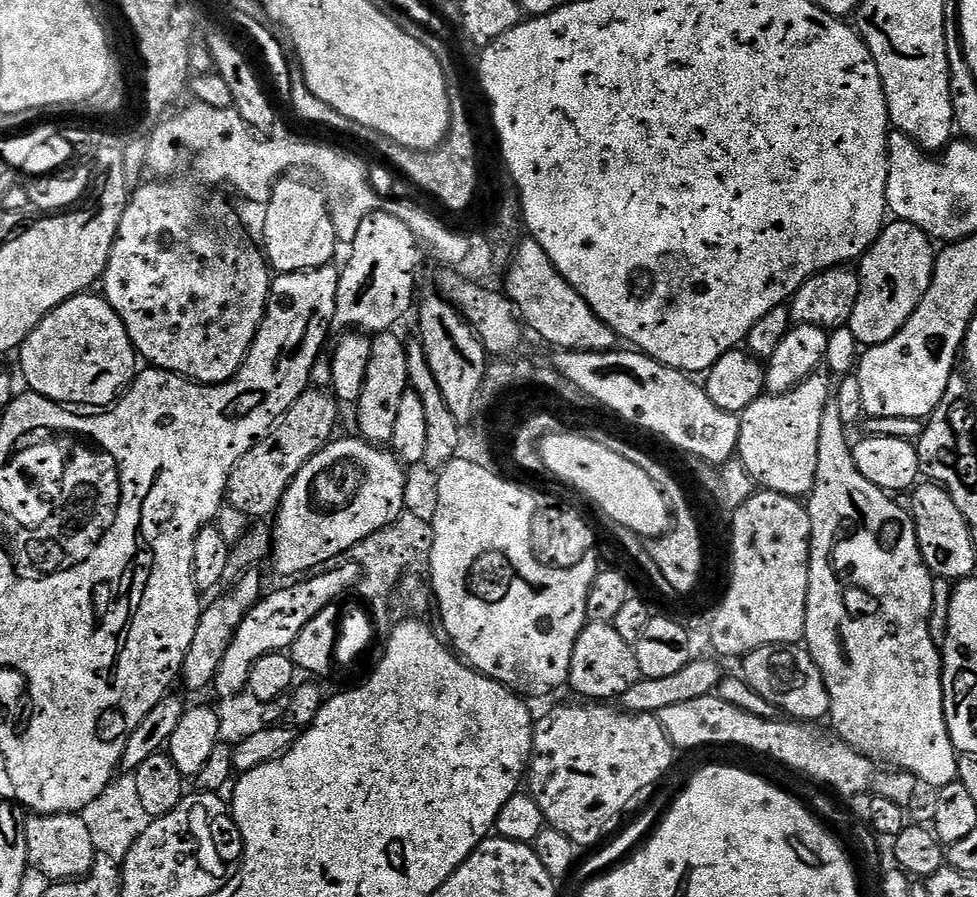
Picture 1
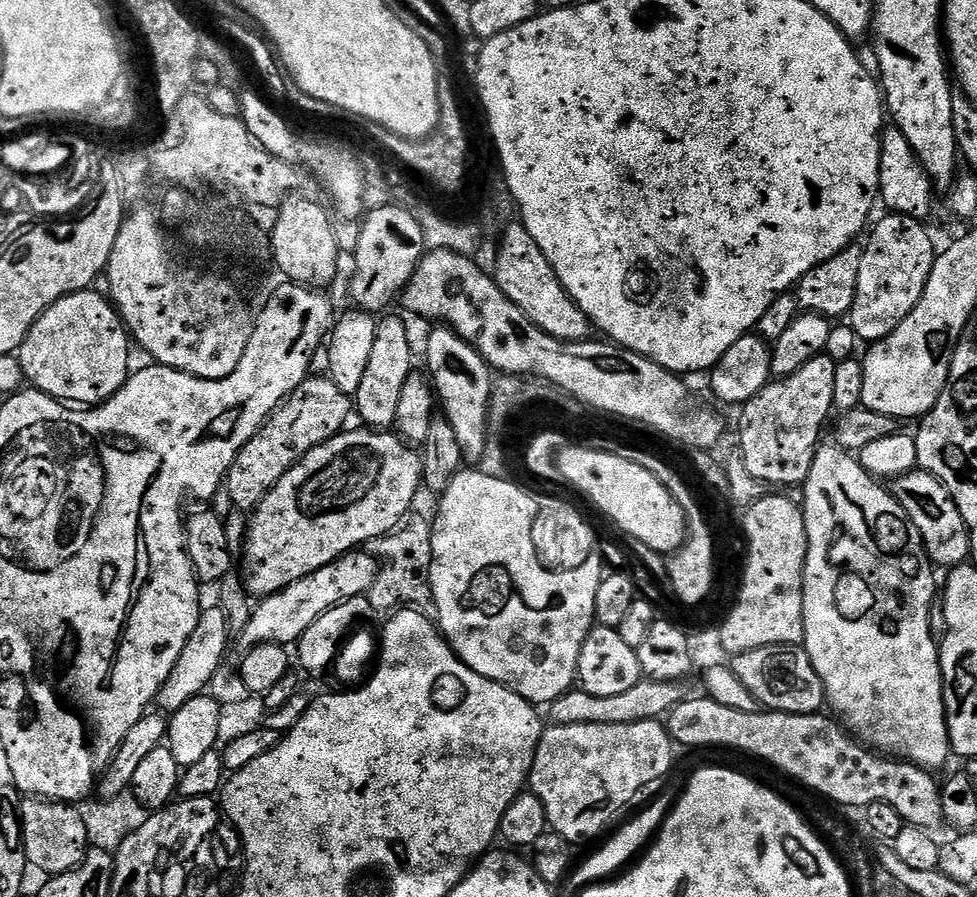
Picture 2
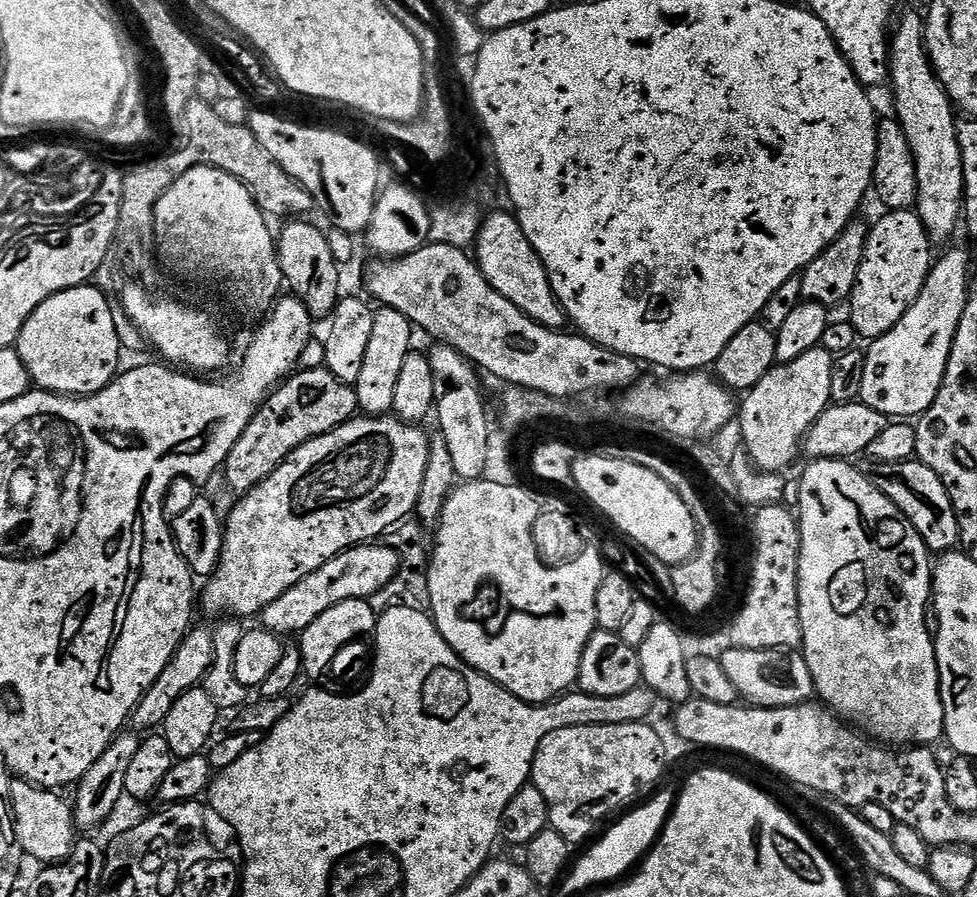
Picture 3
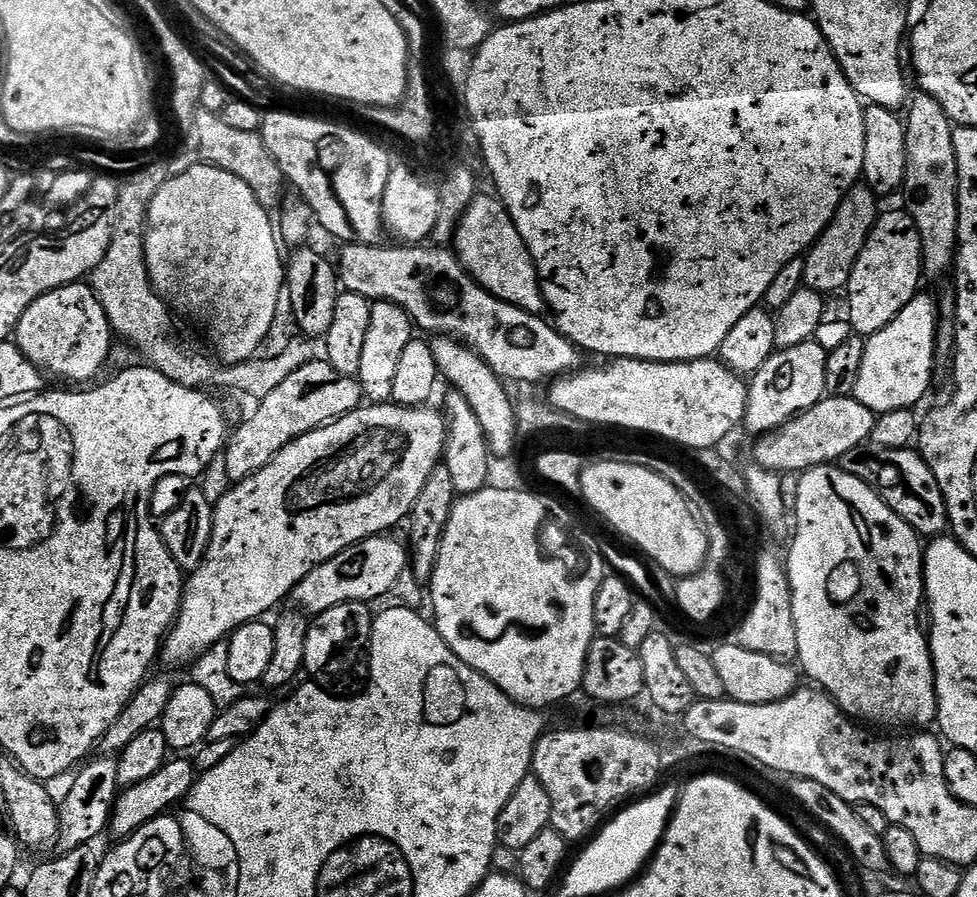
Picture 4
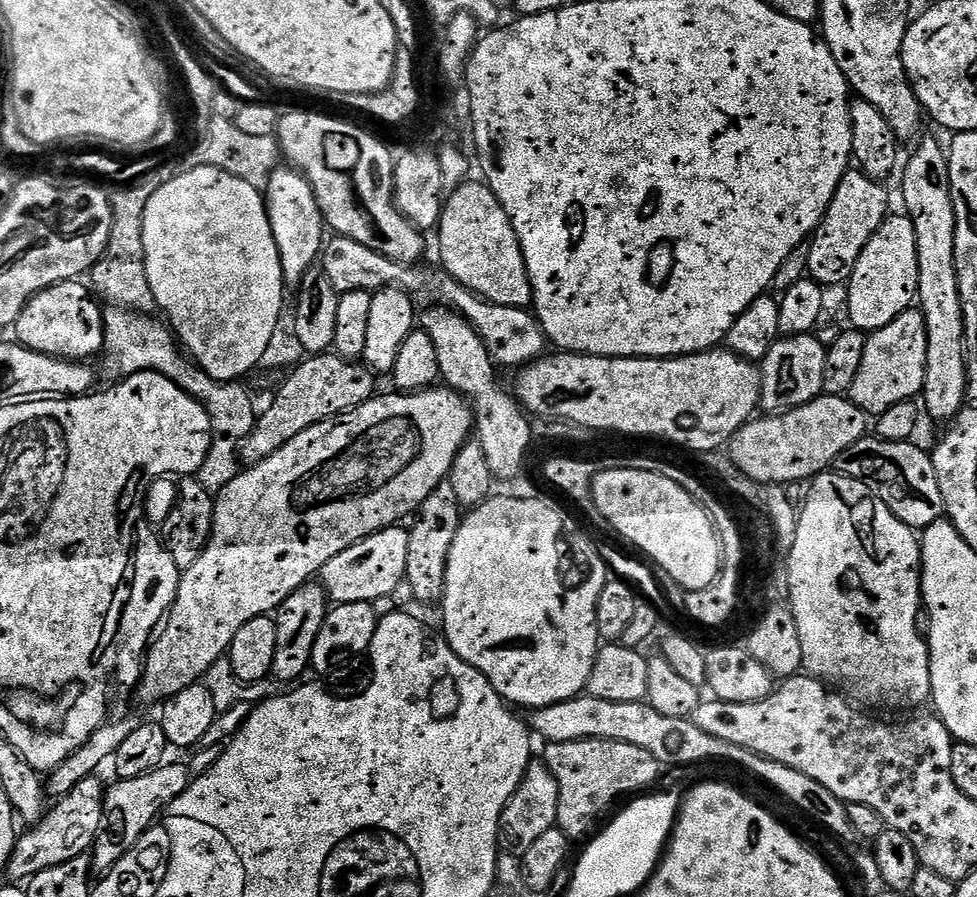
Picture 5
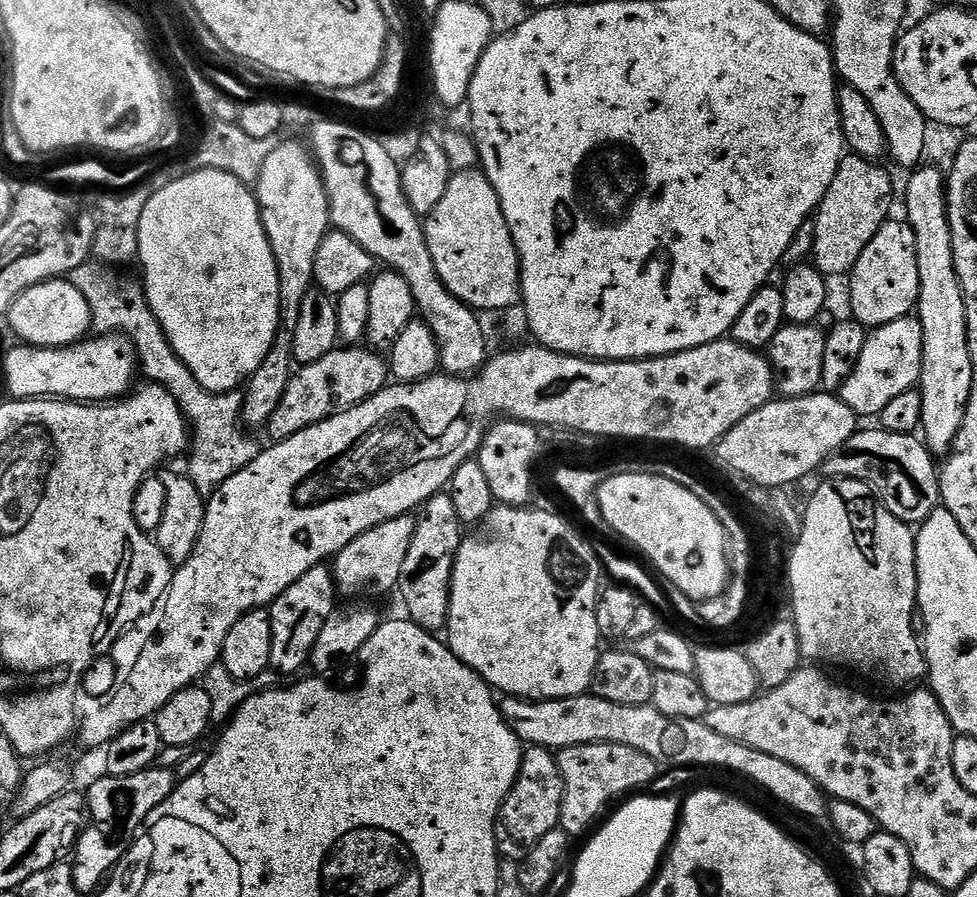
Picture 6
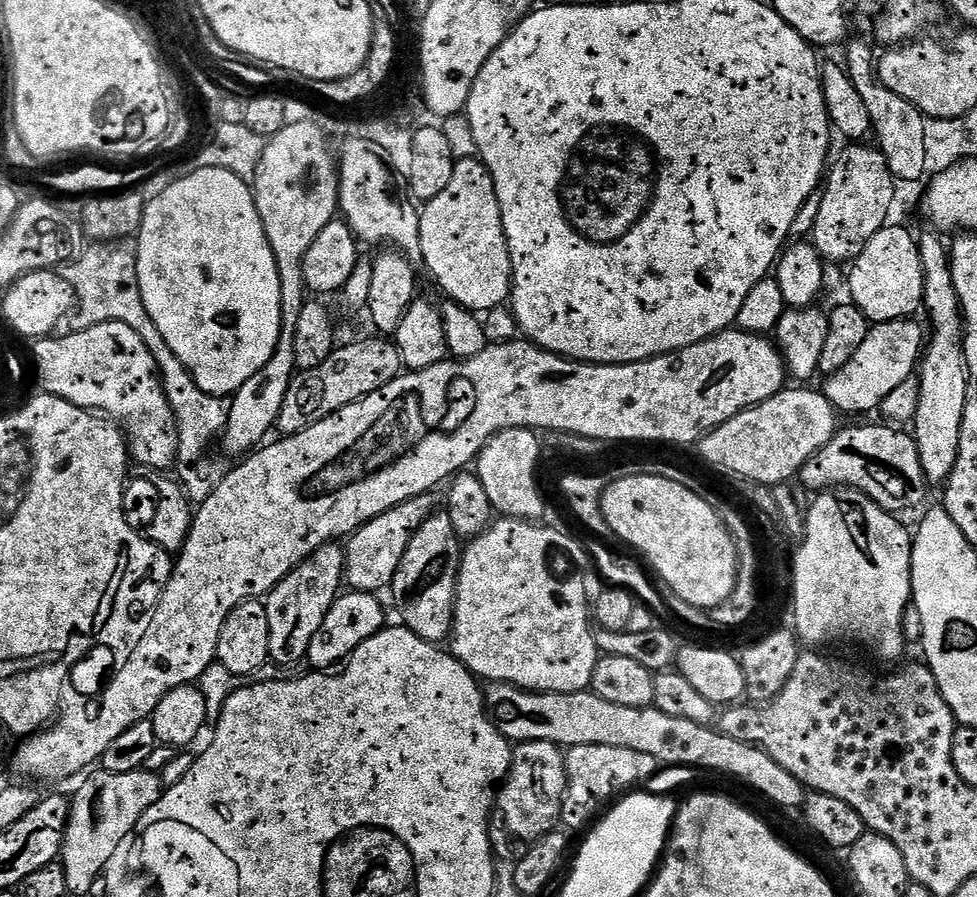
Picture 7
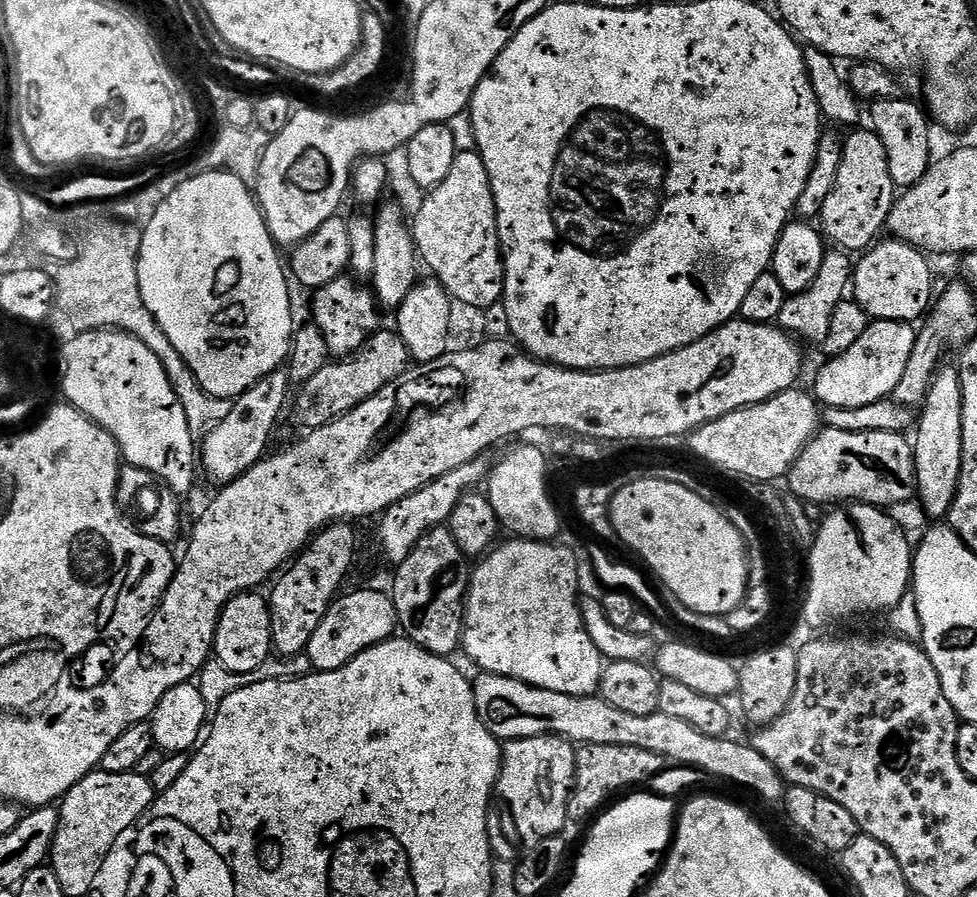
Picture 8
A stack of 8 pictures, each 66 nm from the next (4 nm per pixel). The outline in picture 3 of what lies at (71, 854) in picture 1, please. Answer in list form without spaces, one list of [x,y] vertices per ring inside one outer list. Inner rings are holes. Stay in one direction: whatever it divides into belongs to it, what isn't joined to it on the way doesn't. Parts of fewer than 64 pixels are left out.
[[[13,779],[10,786],[10,807],[12,809],[12,825],[16,835],[16,843],[20,845],[21,853],[32,860],[37,860],[37,865],[47,866],[59,864],[60,861],[68,859],[68,855],[76,846],[78,839],[78,829],[76,827],[76,813],[73,805],[63,800],[63,795],[47,788],[39,788],[37,784],[32,784],[29,780]]]

